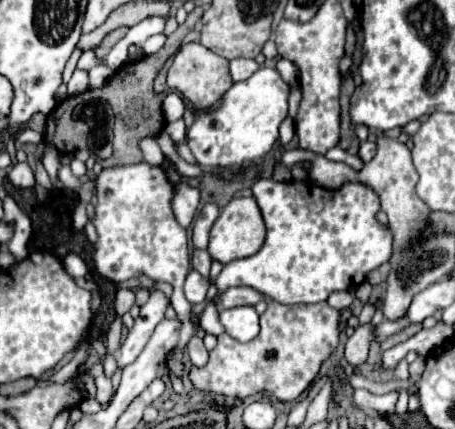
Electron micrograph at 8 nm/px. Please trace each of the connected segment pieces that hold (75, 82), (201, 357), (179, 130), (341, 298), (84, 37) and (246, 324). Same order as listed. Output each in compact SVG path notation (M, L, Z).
M75 70L73 72L73 76L71 76L71 80L67 82L67 94L69 96L73 96L73 94L81 94L81 92L85 92L89 88L89 74L85 72L85 70Z
M193 336L191 342L189 342L189 346L187 346L187 352L189 352L189 358L191 358L191 364L193 366L201 368L201 366L207 364L207 350L205 350L201 338Z
M179 118L179 120L171 122L171 124L167 124L165 130L169 132L169 136L171 136L171 140L173 140L175 144L185 142L185 122L183 122L183 118Z
M345 290L345 292L333 292L333 294L327 298L327 302L329 302L333 308L337 308L337 310L349 308L353 300L355 300L355 292L351 292L351 290Z
M103 32L81 34L81 38L79 38L79 42L77 42L77 48L79 48L81 52L85 52L85 50L93 50L93 48L97 48L97 46L101 44L101 40L103 40Z
M237 306L219 314L225 332L237 342L249 342L259 334L259 314L253 306Z

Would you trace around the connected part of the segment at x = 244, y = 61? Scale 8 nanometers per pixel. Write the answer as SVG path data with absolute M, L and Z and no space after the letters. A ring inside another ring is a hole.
M235 58L235 60L231 60L231 76L233 76L235 82L247 80L257 70L259 70L259 64L255 60L249 60L249 58Z

